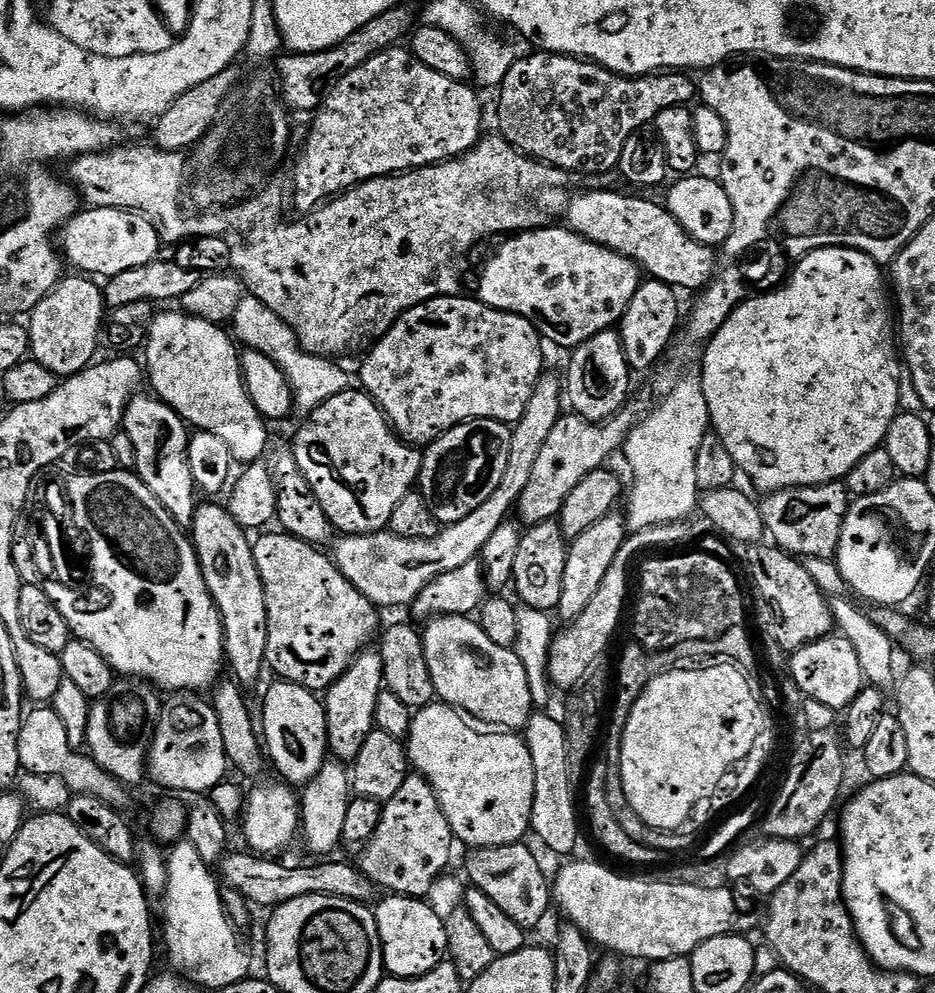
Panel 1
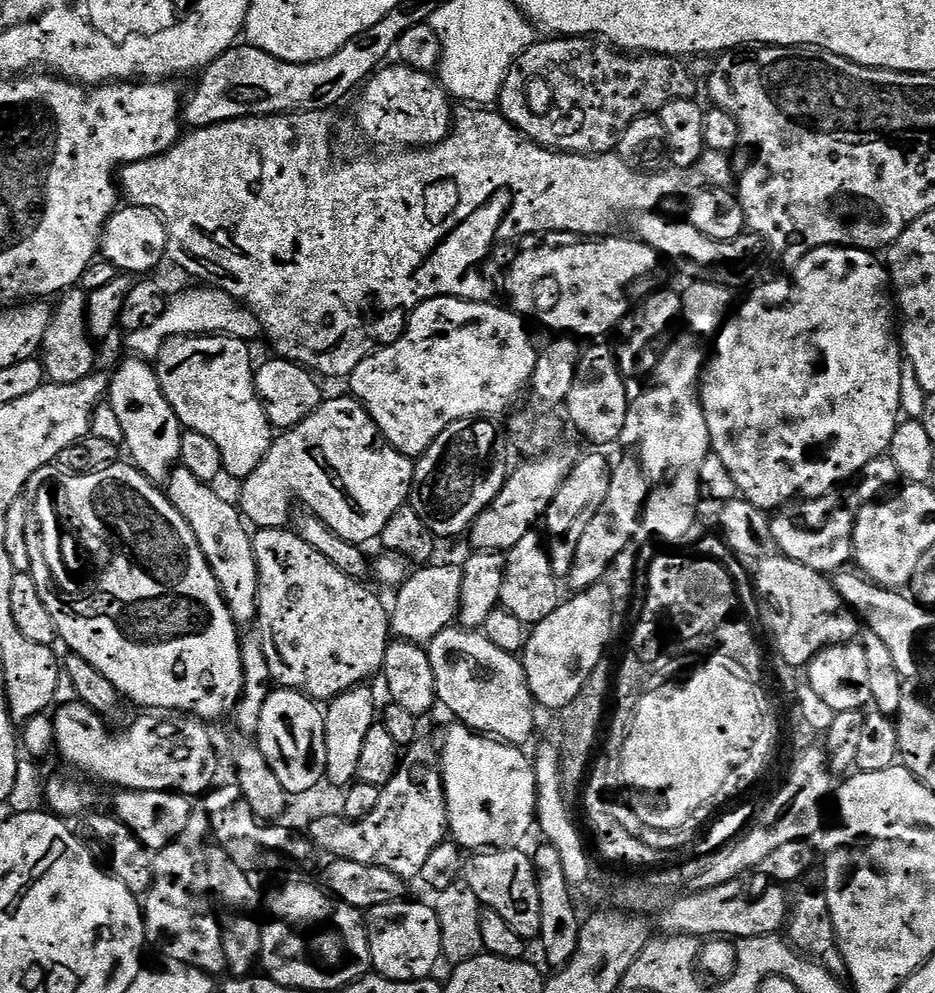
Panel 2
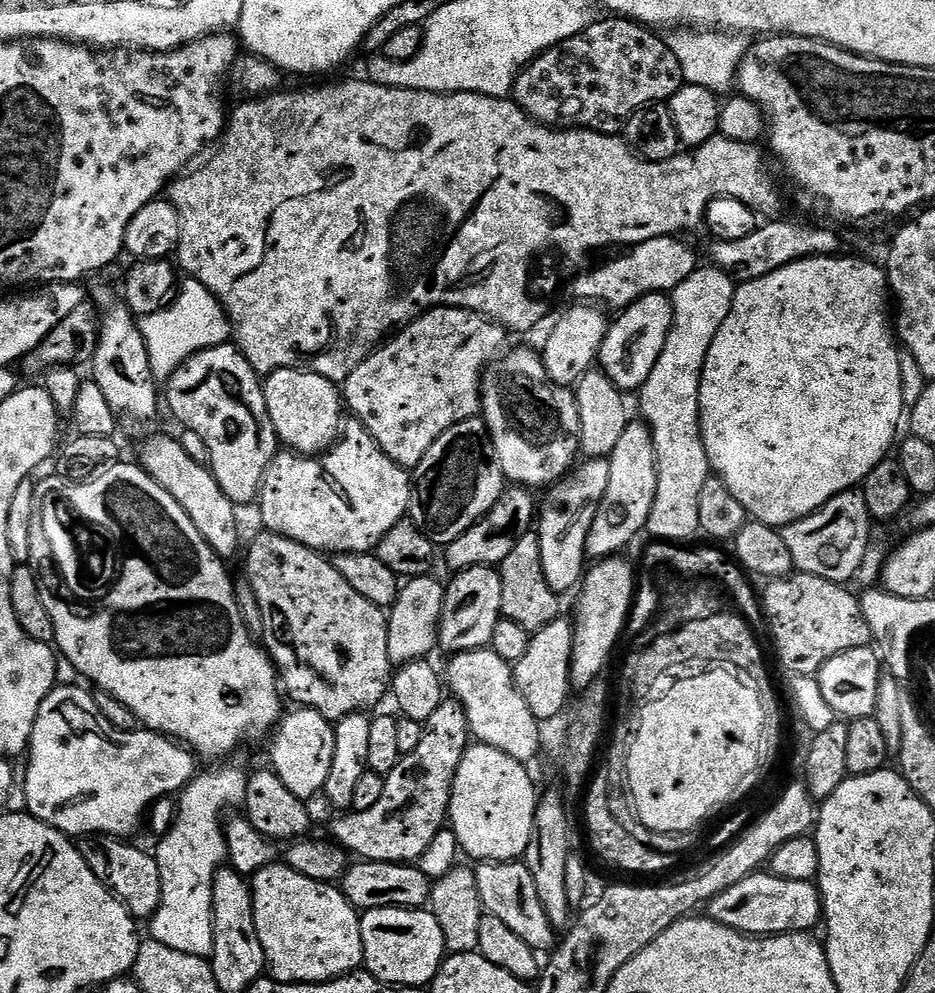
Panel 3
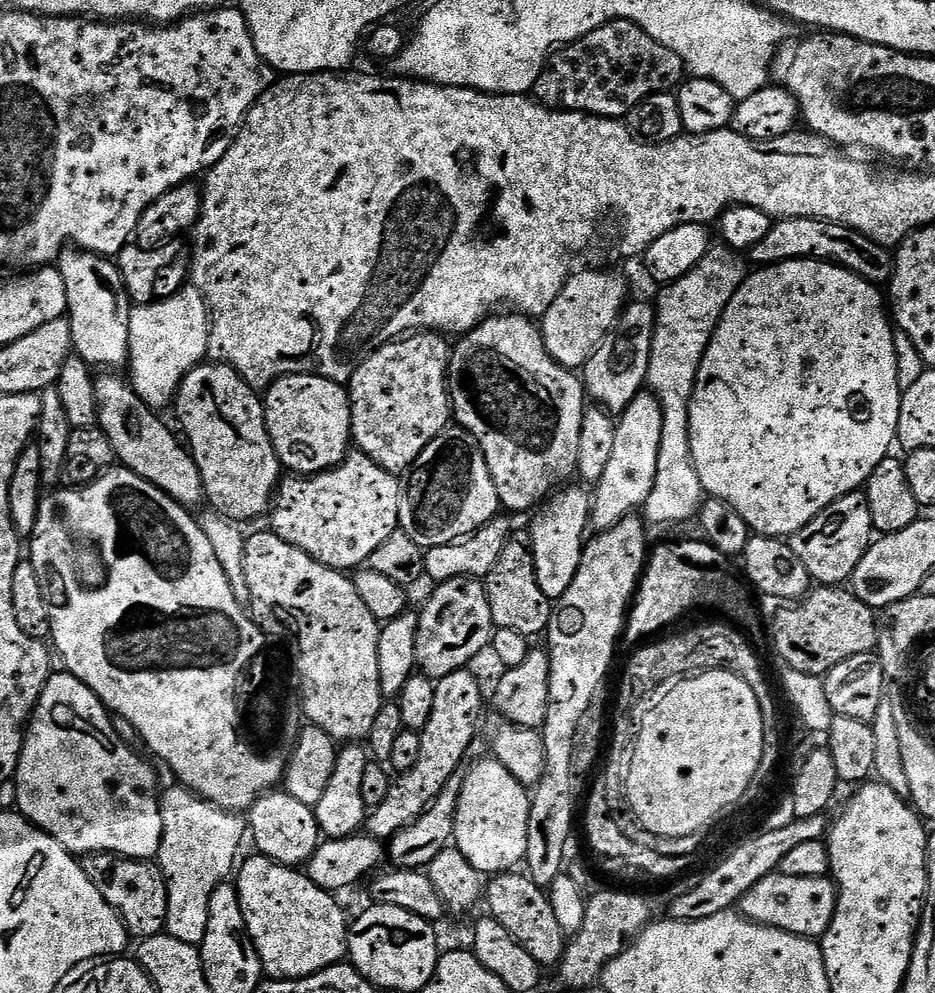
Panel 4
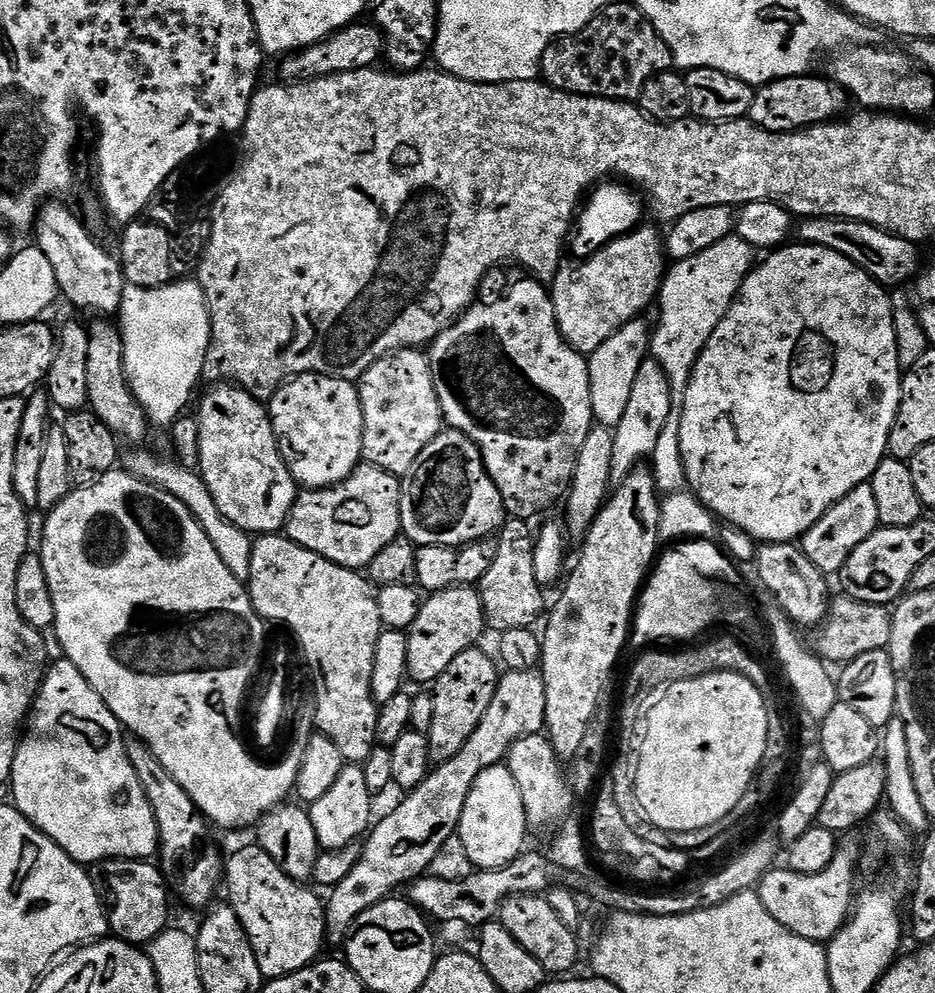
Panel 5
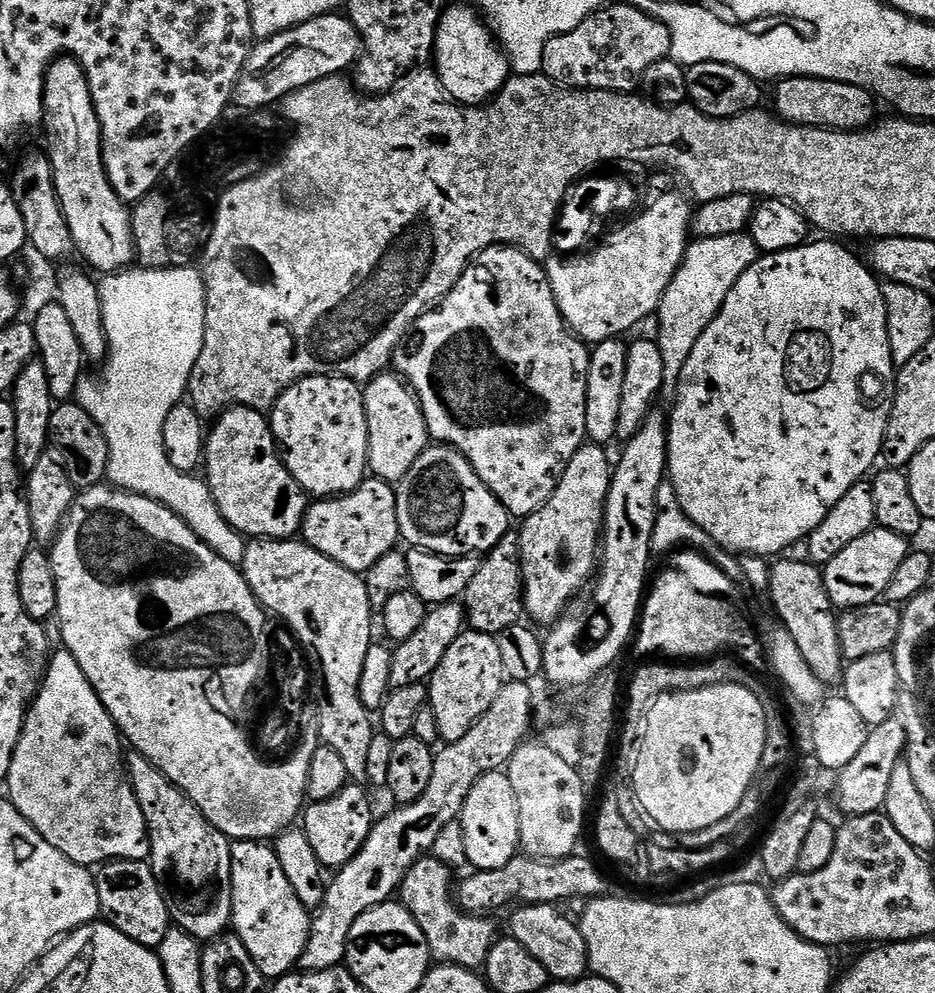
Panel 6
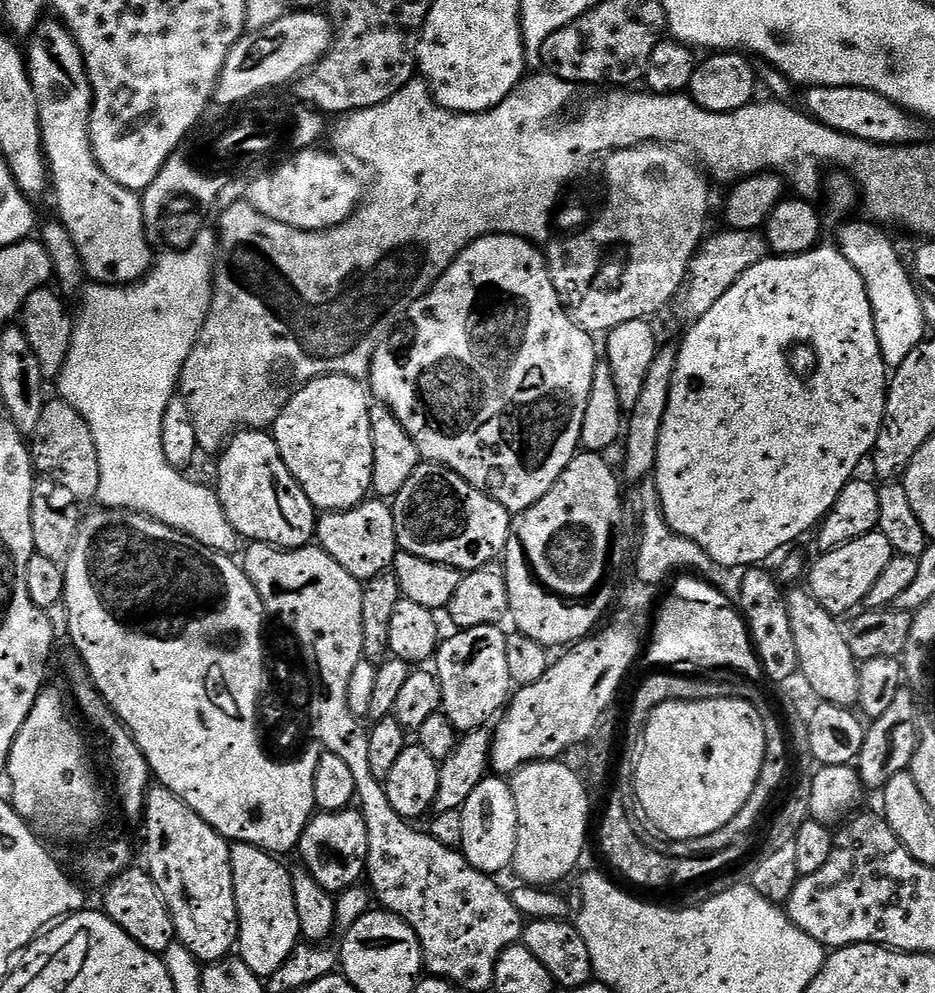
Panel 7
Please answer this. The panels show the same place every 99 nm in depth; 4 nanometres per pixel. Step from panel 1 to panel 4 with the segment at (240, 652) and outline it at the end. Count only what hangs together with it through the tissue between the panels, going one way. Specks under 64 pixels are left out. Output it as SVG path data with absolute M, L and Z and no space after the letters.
M112 370L101 371L96 376L96 401L100 407L98 427L104 431L106 438L110 438L110 446L114 446L117 461L123 467L146 478L180 504L193 506L205 503L202 474L191 451L185 447L179 435L176 437L156 417L159 415L145 404L125 377L123 380L120 374Z

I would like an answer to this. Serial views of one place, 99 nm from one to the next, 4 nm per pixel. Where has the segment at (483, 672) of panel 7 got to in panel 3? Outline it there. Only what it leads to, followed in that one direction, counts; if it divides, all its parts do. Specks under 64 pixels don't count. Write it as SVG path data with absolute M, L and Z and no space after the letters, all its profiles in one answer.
M445 698L423 726L422 742L410 754L401 756L398 766L384 777L381 800L370 810L337 815L340 817L332 824L331 839L361 861L416 862L434 836L446 828L452 783L464 751L470 747L466 710L455 698Z

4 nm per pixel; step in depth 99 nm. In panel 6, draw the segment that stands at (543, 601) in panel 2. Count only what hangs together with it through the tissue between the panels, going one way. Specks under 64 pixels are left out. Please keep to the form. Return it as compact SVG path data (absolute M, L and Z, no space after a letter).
M509 530L480 560L478 574L474 574L470 586L462 597L466 624L473 632L485 632L497 637L502 630L521 623L525 619L524 571L520 561L520 533Z

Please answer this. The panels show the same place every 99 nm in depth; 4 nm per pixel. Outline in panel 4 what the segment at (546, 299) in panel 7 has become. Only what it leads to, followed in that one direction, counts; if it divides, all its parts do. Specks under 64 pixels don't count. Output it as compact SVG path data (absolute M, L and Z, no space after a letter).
M493 314L488 319L483 320L477 328L470 332L465 332L459 337L460 342L451 349L450 367L448 369L448 387L452 398L452 409L454 411L454 420L459 427L464 428L478 442L482 454L486 458L486 466L490 466L490 474L494 478L494 486L498 490L498 498L501 505L509 513L528 512L539 509L540 505L553 495L557 490L565 487L568 480L573 475L577 475L580 459L578 458L578 438L582 438L582 418L586 411L586 393L584 390L584 381L571 368L564 368L555 360L546 350L543 331L538 327L535 319L529 318L524 314L511 314L512 316L500 316Z

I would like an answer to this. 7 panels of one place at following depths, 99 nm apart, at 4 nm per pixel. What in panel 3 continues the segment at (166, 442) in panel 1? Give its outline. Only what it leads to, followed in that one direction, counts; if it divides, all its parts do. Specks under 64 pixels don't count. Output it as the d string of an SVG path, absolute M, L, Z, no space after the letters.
M96 284L92 292L90 288L90 300L103 317L96 352L90 361L91 379L102 390L106 402L110 402L112 409L123 419L125 416L136 424L144 424L154 419L156 411L162 408L162 396L156 393L158 381L150 366L150 354L146 350L137 317L128 309L123 295L108 284Z

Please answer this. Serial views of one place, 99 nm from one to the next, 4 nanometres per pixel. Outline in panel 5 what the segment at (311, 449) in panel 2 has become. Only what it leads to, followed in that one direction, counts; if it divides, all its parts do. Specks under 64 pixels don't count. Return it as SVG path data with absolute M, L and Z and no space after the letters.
M361 462L341 484L299 493L288 515L286 535L298 546L343 568L367 569L369 562L401 535L400 481L378 466Z

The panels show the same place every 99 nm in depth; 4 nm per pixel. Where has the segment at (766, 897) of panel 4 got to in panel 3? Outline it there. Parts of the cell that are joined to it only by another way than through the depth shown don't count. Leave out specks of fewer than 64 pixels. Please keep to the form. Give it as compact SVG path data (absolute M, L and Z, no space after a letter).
M757 870L708 901L706 912L722 926L730 926L745 936L782 936L785 932L811 933L812 927L821 923L822 901L813 881L790 882L773 876L771 871Z

